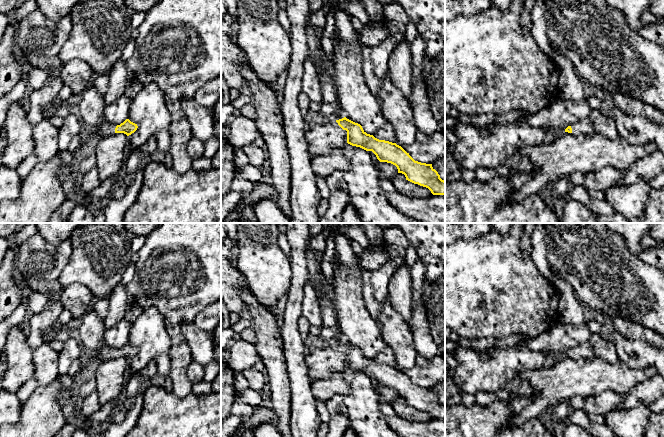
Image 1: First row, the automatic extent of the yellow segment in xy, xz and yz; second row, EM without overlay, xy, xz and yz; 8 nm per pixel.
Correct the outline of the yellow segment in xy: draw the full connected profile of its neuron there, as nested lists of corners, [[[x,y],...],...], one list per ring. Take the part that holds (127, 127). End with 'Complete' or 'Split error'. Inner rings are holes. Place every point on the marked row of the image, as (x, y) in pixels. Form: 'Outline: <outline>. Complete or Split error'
Outline: [[[104,116],[98,125],[92,127],[84,127],[83,133],[85,138],[99,137],[101,139],[115,133],[124,133],[129,136],[134,133],[137,128],[137,124],[131,122],[129,119],[126,119],[120,125],[115,125],[109,123]]]. Split error

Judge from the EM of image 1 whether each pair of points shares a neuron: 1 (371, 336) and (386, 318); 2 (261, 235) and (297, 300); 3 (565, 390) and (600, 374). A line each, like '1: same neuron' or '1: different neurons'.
1: different neurons
2: different neurons
3: same neuron

